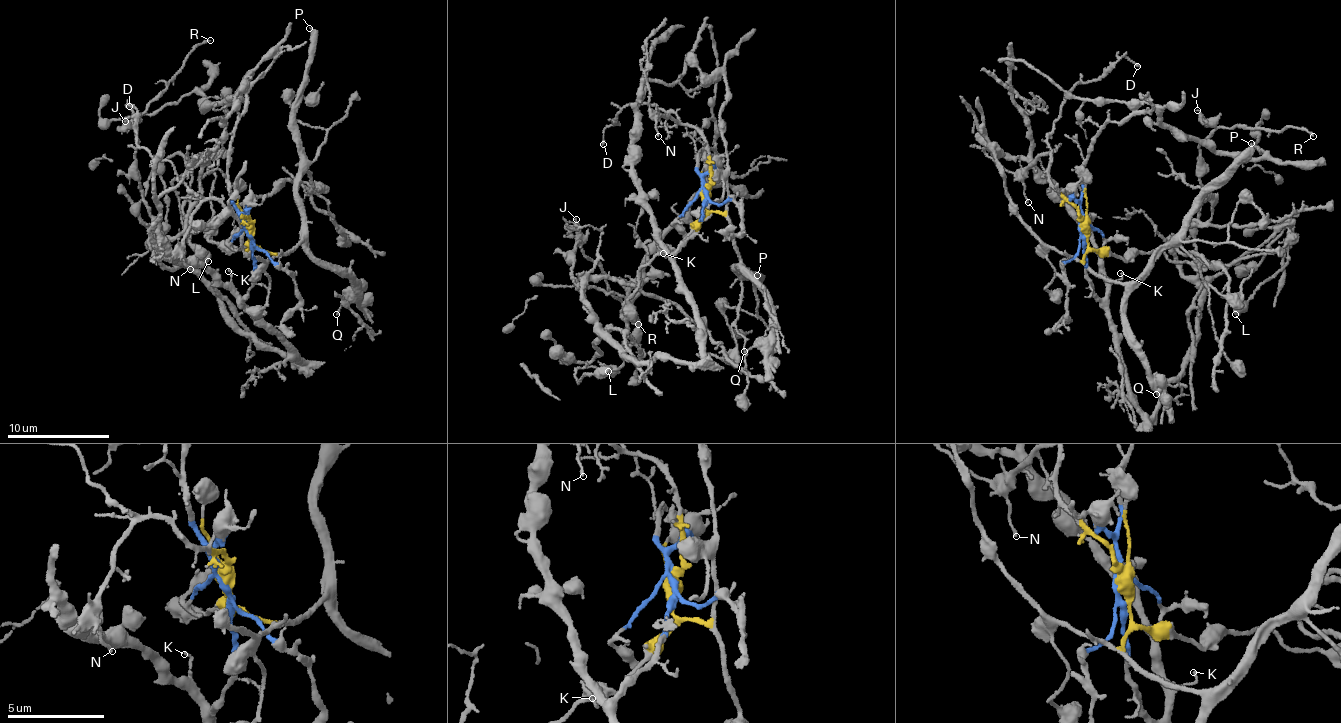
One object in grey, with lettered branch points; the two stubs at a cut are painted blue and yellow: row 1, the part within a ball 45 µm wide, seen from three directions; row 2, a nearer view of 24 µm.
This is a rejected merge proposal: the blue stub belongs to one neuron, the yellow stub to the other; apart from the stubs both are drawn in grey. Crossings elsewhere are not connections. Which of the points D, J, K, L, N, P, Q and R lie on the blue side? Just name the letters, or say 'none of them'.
J, K, R

